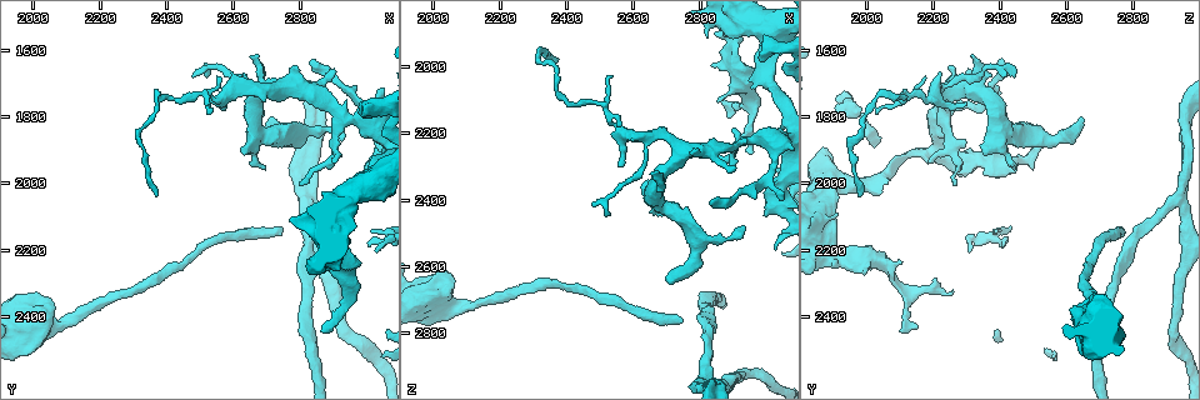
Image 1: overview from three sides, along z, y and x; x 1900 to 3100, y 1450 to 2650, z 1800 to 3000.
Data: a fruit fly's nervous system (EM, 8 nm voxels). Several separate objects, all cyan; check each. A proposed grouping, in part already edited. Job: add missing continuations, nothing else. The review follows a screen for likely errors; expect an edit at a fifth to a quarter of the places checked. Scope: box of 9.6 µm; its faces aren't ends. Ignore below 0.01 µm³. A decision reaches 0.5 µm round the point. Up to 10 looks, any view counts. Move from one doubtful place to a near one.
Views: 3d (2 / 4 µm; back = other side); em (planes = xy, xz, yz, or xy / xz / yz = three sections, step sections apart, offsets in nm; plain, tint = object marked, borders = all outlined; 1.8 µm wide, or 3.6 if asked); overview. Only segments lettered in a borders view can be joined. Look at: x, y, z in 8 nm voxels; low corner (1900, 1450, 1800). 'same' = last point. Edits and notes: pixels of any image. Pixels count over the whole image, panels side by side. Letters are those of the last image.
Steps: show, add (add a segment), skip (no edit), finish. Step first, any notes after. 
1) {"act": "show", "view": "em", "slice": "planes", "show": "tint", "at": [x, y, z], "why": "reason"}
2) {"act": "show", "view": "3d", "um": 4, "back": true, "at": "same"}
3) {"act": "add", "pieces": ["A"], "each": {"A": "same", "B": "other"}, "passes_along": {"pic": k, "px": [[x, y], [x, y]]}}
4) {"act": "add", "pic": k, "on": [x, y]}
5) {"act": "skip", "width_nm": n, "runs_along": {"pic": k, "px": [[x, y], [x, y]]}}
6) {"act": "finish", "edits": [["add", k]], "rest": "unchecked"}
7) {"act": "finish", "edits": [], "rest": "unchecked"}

{"act": "show", "view": "em", "slice": "yz", "step": 8, "show": "tint", "at": [2650, 1720, 2210], "why": "side arm on a straight run"}

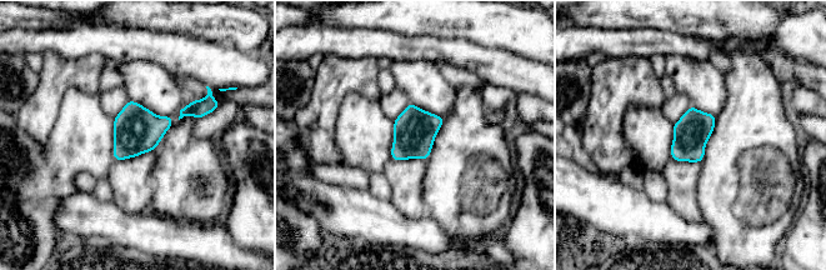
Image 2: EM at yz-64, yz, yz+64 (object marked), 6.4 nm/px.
{"act": "show", "view": "em", "slice": "planes", "show": "borders", "at": "same", "why": "cut it another way"}

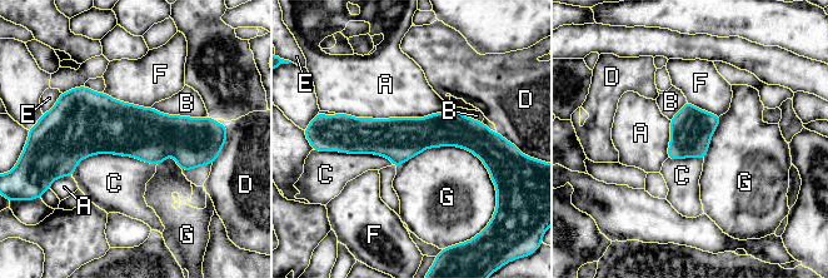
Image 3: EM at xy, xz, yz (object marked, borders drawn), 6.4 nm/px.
{"act": "skip", "each": {"A": "other", "B": "other", "C": "other", "D": "other", "E": "other", "F": "other", "G": "other"}, "runs_along": {"pic": 3, "px": [[337, 133], [472, 134], [487, 145]]}, "found": "none of them fits"}

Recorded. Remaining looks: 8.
{"act": "show", "view": "em", "slice": "planes", "show": "plain", "at": [2870, 2450, 2120], "why": "free end"}

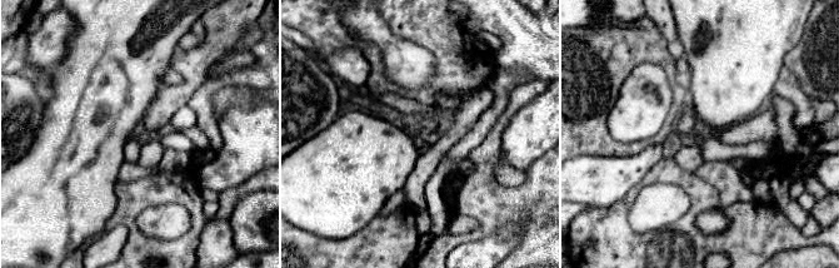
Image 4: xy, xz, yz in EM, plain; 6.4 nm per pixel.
{"act": "show", "view": "em", "slice": "planes", "show": "borders", "at": "same"}

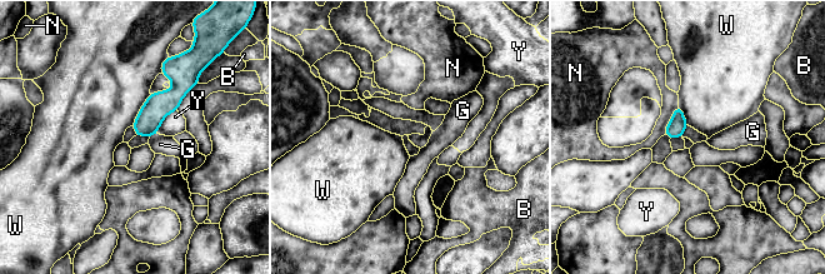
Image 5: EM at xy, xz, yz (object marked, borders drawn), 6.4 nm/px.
{"act": "skip", "longest_contact_nm": ["W", 240], "each": {"B": "other", "G": "other", "N": "other", "W": "other", "Y": "other"}, "border": {"pic": 5, "px": [[150, 94], [131, 125]]}, "found": "none of them fits"}

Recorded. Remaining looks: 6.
{"act": "show", "view": "em", "slice": "planes", "show": "borders", "at": [2830, 2050, 2940], "why": "two arms at a narrow angle"}

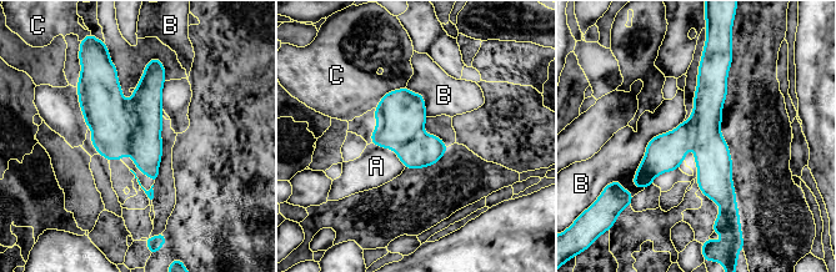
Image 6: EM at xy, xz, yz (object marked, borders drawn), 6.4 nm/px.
{"act": "skip", "each": {"A": "other", "B": "other", "C": "other"}, "border": {"pic": 6, "px": [[684, 120], [649, 141], [635, 187]]}, "found": "none of them fits"}

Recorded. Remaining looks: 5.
{"act": "show", "view": "3d", "um": 2, "at": [2750, 2120, 2760], "why": "long arm stops here"}

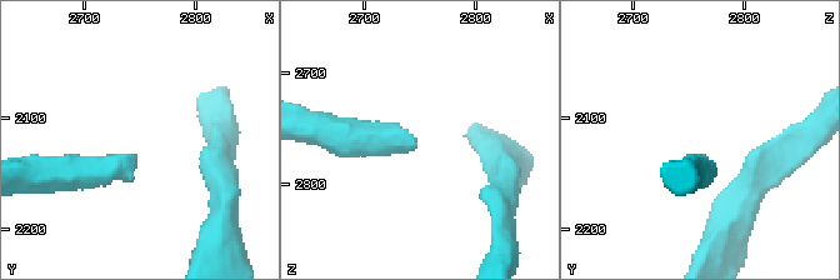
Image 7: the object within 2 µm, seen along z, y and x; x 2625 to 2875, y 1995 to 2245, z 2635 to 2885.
{"act": "show", "view": "em", "um": 3.6, "slice": "planes", "show": "borders", "at": [2742, 2128, 2764]}

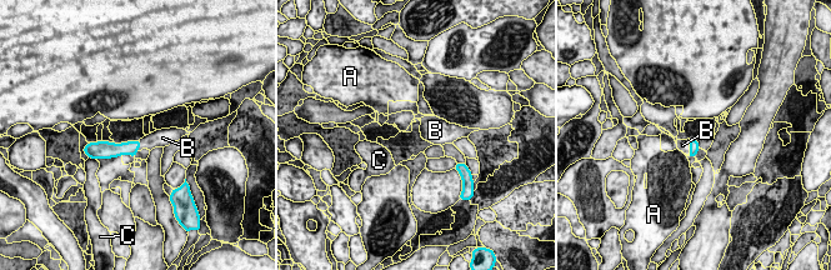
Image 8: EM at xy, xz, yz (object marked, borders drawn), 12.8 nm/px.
{"act": "add", "pieces": ["B"], "width_nm": 130, "each": {"A": "other", "B": "same", "C": "other"}, "passes_along": {"pic": 8, "px": [[694, 145], [690, 148], [682, 145]]}, "found": "it goes on there"}

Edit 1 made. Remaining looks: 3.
{"act": "finish", "edits": [["add", 8]], "rest": "unchecked"}

